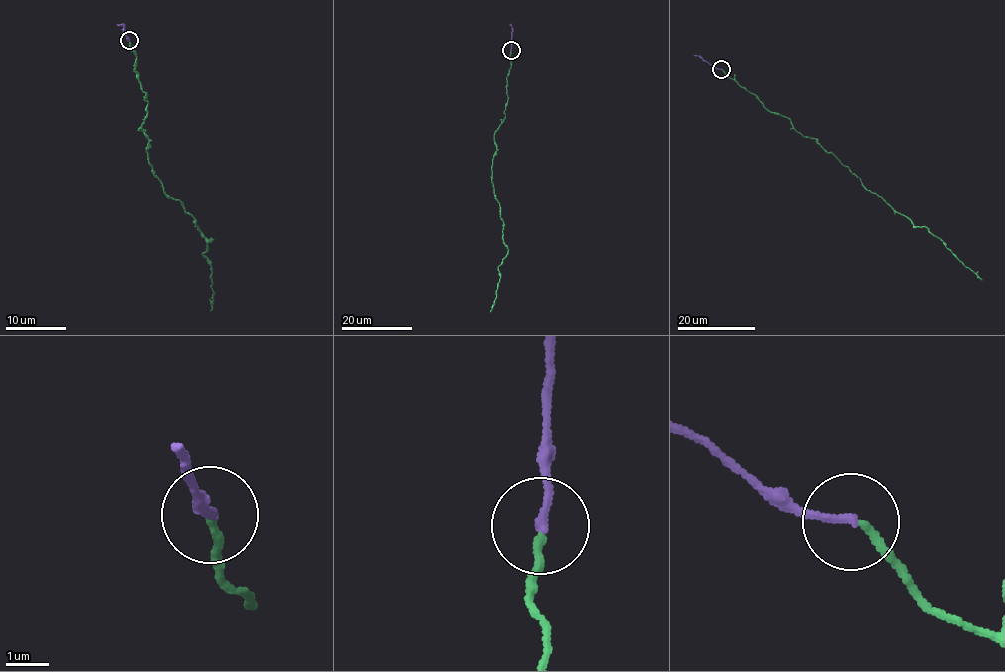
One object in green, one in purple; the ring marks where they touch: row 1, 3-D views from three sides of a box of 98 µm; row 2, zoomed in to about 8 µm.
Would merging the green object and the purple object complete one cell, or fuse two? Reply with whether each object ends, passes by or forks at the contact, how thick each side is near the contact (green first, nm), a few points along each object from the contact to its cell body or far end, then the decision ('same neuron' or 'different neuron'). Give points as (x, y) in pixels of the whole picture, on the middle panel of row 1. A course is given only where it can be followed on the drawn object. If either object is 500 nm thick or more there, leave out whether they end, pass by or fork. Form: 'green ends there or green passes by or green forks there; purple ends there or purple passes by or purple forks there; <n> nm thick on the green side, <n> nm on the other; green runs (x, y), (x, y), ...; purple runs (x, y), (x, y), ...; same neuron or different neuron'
green ends there; purple ends there; 180 nm thick on the green side, 200 nm on the other; green runs (510, 50), (505, 115), (494, 132), (496, 152), (491, 178), (508, 254), (498, 269), (499, 282), (490, 312); purple runs (510, 50), (511, 23); same neuron

